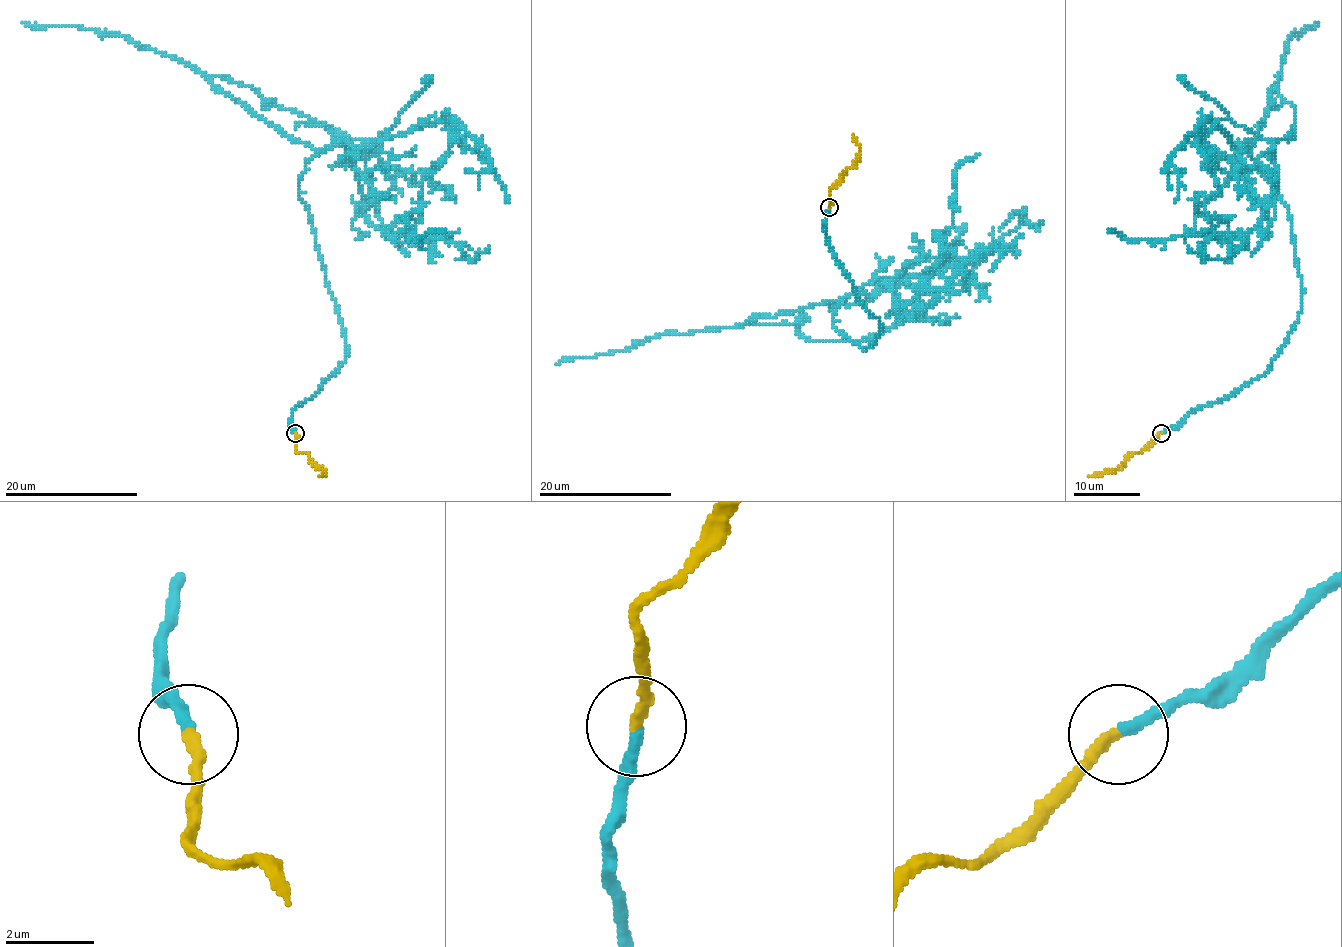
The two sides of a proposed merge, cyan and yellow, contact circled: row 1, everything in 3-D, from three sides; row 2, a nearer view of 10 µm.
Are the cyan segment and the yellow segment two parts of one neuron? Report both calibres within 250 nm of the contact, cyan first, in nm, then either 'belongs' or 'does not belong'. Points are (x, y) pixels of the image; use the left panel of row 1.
calibres 280 and 280 nm; belongs

